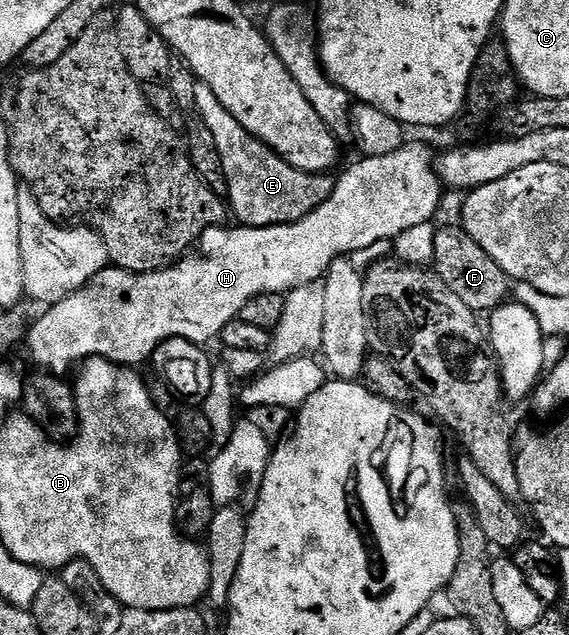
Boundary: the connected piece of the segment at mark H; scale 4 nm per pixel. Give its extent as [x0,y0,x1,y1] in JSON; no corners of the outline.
[26,143,442,375]

